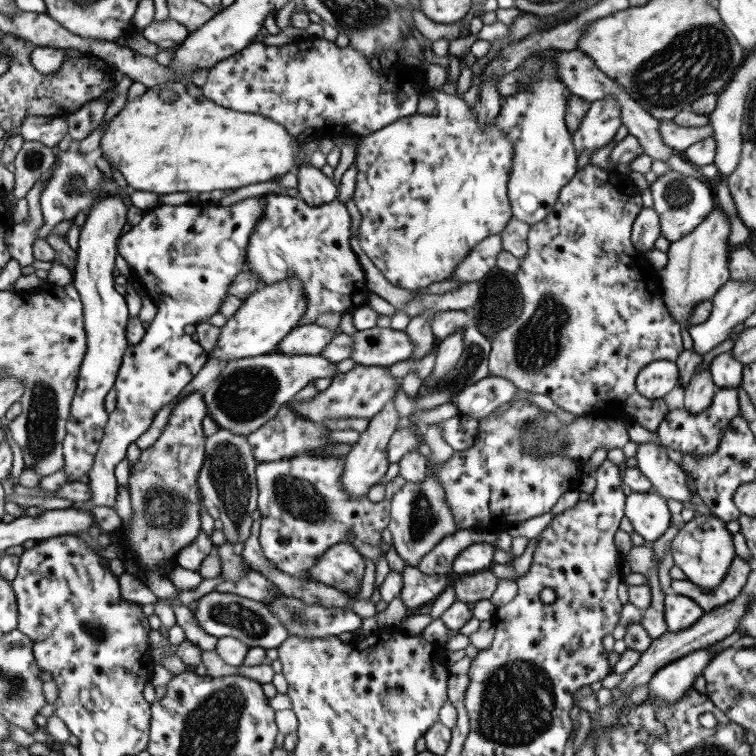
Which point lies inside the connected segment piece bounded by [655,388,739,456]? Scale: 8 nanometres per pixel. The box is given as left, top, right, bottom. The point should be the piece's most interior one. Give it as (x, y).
(699, 434)

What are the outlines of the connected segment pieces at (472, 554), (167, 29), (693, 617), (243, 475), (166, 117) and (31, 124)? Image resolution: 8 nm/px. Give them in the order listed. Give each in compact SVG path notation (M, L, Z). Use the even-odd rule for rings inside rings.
M478 541L468 545L451 563L451 572L456 574L470 575L479 571L488 570L493 566L493 551L495 547L488 543Z
M167 17L163 22L149 22L139 34L159 50L164 50L182 44L189 33L183 25Z
M668 591L664 595L664 621L669 632L689 628L703 613L702 608L690 598Z
M218 427L211 436L204 438L205 456L199 469L196 483L200 494L208 506L219 511L219 520L223 523L221 530L224 538L232 546L244 543L251 534L251 513L256 509L255 465L246 437L233 434L230 430Z
M168 81L147 87L141 96L126 101L103 128L98 148L101 149L103 159L125 178L130 191L145 190L158 195L170 192L198 194L225 188L237 189L271 180L273 176L281 178L286 172L295 174L303 165L321 170L326 164L326 156L318 150L307 156L302 163L294 163L301 144L293 143L293 139L285 128L270 118L223 108L202 96L201 88L191 83L183 85Z
M28 116L21 121L17 133L24 141L41 141L43 146L51 148L67 134L66 120L64 117Z

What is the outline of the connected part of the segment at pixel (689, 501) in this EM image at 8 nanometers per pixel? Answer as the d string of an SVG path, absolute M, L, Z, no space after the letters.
M637 443L634 457L639 472L651 483L652 493L663 497L665 501L675 500L694 511L694 505L701 500L697 494L690 493L683 471L668 457L661 445Z

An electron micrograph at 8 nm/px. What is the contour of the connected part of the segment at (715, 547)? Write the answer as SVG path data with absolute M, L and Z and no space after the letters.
M695 514L691 521L683 524L671 540L670 553L674 565L685 575L686 580L705 592L723 581L735 558L732 535L727 532L725 524L714 515Z

